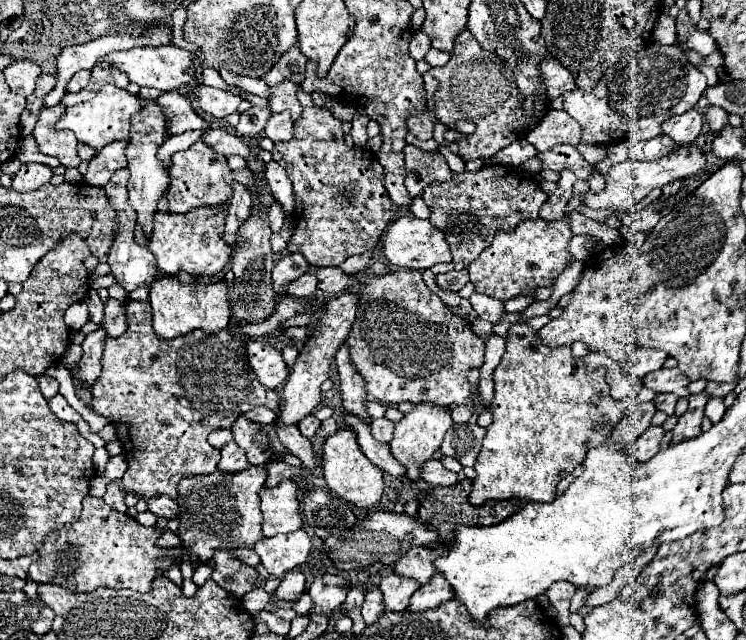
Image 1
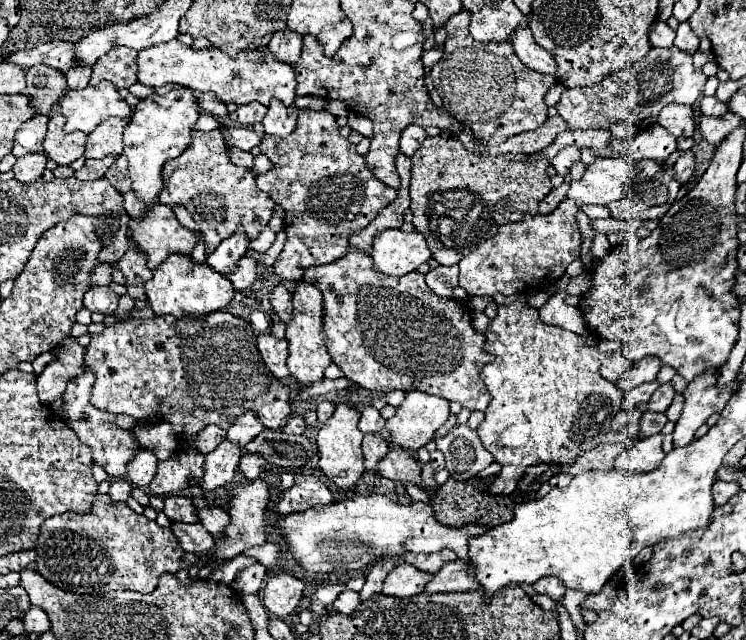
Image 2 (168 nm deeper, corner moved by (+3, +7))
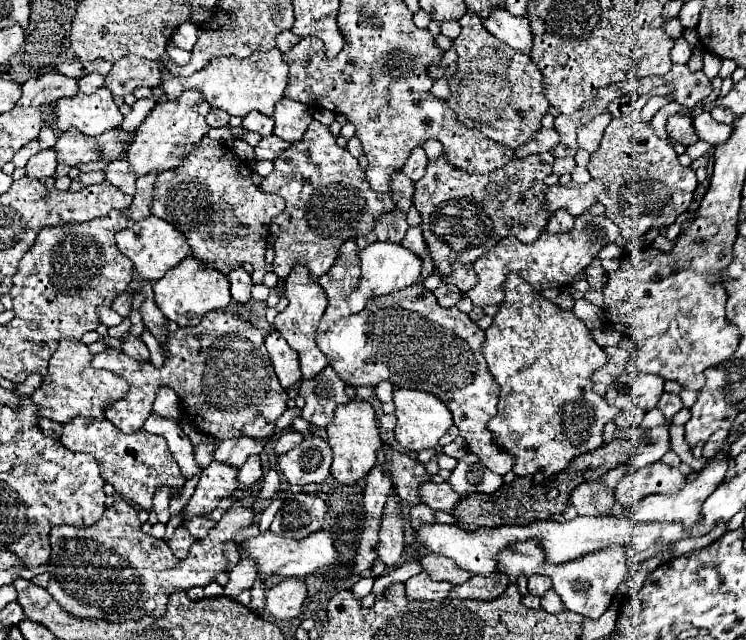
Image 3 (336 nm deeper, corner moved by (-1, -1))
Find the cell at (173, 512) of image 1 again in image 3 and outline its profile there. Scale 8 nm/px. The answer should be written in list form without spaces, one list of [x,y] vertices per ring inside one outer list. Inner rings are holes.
[[[192,518],[190,522],[184,522],[184,528],[196,538],[196,540],[200,540],[200,538],[204,538],[208,532],[210,532],[210,528],[214,526],[216,522],[214,520],[210,520],[210,518]]]

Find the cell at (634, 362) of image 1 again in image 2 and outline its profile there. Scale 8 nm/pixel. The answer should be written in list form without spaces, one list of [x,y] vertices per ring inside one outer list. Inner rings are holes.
[[[642,358],[640,362],[632,364],[632,368],[618,380],[618,386],[622,388],[624,394],[628,394],[632,388],[654,380],[660,366],[662,366],[660,358]]]

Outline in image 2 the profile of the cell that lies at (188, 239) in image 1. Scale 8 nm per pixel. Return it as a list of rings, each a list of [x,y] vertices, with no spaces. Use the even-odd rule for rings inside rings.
[[[154,204],[138,224],[130,220],[130,228],[138,248],[148,254],[150,270],[156,270],[170,254],[188,256],[200,242],[200,232],[184,228],[166,204]]]

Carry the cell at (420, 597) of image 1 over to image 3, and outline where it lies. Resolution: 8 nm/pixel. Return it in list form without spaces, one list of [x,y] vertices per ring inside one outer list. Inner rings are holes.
[[[490,574],[490,576],[474,576],[468,582],[454,586],[450,592],[450,598],[474,598],[474,600],[494,600],[498,598],[510,582],[502,574]]]

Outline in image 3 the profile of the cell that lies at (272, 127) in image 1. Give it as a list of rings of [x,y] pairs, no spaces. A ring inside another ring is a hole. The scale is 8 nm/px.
[[[282,98],[274,110],[274,134],[286,142],[298,142],[312,122],[312,114],[306,104]]]

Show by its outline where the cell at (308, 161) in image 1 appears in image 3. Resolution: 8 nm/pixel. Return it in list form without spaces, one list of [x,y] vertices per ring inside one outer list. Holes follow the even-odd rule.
[[[318,120],[310,122],[300,142],[294,142],[274,160],[274,170],[262,180],[260,188],[286,200],[284,212],[274,220],[274,224],[280,224],[280,232],[274,244],[276,258],[272,270],[282,280],[294,264],[308,266],[310,276],[318,280],[334,264],[344,240],[368,234],[374,220],[394,208],[392,196],[370,188],[358,160],[346,148],[340,148],[328,126]]]

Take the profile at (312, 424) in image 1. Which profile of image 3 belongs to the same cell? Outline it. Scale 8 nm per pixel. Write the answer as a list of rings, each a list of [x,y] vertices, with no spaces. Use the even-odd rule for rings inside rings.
[[[288,430],[288,432],[284,432],[284,434],[278,438],[276,448],[274,448],[274,454],[276,454],[276,456],[282,456],[282,454],[290,452],[292,448],[296,448],[300,442],[302,442],[302,434],[296,432],[296,430]]]

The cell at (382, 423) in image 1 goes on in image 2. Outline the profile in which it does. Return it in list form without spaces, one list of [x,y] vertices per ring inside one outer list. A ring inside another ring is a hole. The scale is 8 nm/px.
[[[370,432],[370,434],[364,436],[362,450],[364,450],[364,458],[366,458],[366,468],[376,472],[376,462],[378,462],[384,454],[388,454],[390,446],[388,446],[388,442],[386,442],[380,434]]]

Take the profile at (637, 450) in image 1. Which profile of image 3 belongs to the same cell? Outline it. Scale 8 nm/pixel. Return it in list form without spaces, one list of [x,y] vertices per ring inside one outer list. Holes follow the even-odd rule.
[[[654,462],[646,468],[634,470],[618,482],[616,502],[620,506],[634,508],[640,498],[650,494],[672,494],[674,490],[680,490],[682,482],[686,482],[686,476],[680,470],[664,462]]]

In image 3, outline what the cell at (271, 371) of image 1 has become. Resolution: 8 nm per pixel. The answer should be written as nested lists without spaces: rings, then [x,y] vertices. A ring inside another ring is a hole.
[[[270,332],[266,336],[266,348],[268,348],[270,360],[274,364],[276,376],[278,376],[280,384],[286,390],[290,386],[294,386],[298,380],[302,380],[302,372],[300,372],[300,362],[298,362],[296,350],[278,332]]]

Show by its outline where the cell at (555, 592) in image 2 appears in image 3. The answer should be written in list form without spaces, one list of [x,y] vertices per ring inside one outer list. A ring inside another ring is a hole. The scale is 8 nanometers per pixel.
[[[536,574],[536,576],[530,576],[528,578],[528,592],[530,594],[534,594],[534,596],[542,596],[546,590],[550,590],[552,588],[552,582],[550,582],[550,578],[546,578],[546,576],[540,576],[540,574]]]

